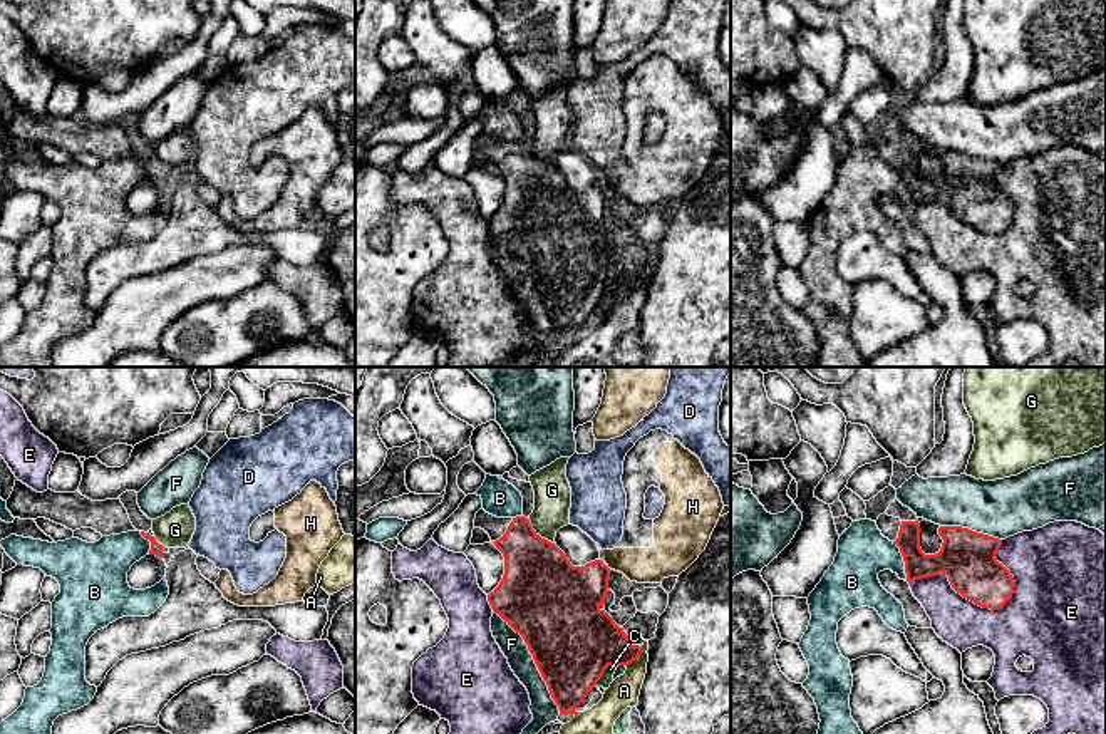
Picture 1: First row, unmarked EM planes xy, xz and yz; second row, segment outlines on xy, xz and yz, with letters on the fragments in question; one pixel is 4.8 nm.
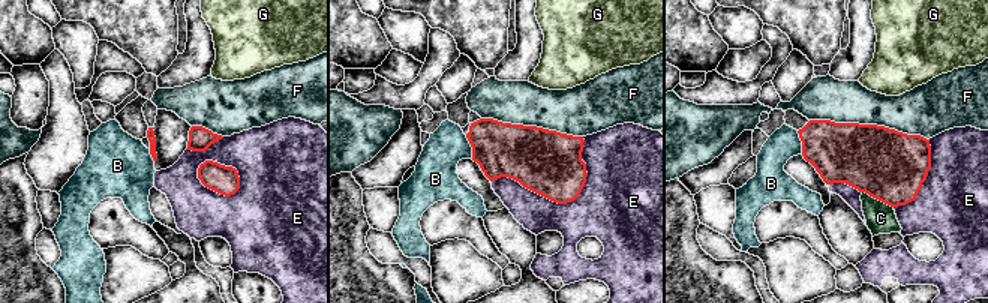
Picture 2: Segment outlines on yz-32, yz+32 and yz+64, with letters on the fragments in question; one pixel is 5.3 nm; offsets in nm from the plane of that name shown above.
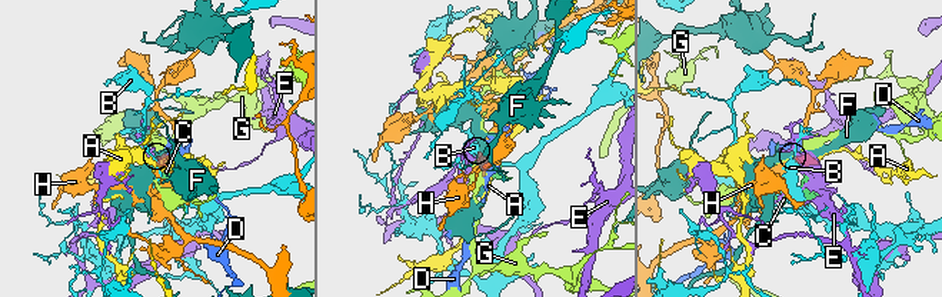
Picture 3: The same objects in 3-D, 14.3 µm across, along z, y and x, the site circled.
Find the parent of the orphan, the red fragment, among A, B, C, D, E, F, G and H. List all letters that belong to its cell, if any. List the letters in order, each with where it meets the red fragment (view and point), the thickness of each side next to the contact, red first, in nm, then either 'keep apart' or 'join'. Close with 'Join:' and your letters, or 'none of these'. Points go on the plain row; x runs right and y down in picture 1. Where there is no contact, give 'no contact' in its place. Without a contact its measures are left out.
A: meets red in xz at (637, 282); 300 nm thick on the red side, 150 nm on the other; keep apart
B: meets red in yz at (904, 185); 180 nm thick on the red side, 240 nm on the other; keep apart
C: meets red in xz at (604, 295); 400 nm thick on the red side, 60 nm on the other; keep apart
D: meets red in xz at (605, 190); 320 nm thick on the red side, 20 nm on the other; keep apart
E: meets red in yz at (964, 222); 260 nm thick on the red side, 240 nm on the other; keep apart
F: meets red in xz at (535, 287); 400 nm thick on the red side, 120 nm on the other; keep apart
G: meets red in xz at (538, 160); 380 nm thick on the red side, 180 nm on the other; keep apart
H: no contact; keep apart
Join: none of these

